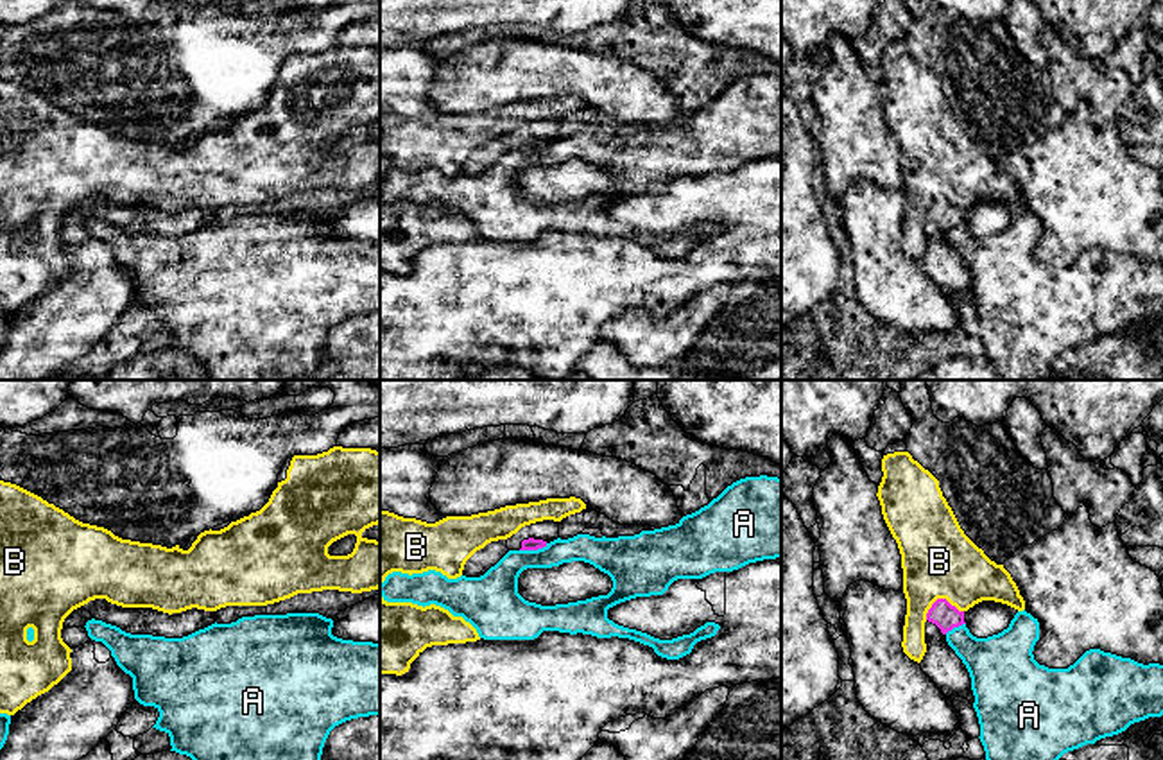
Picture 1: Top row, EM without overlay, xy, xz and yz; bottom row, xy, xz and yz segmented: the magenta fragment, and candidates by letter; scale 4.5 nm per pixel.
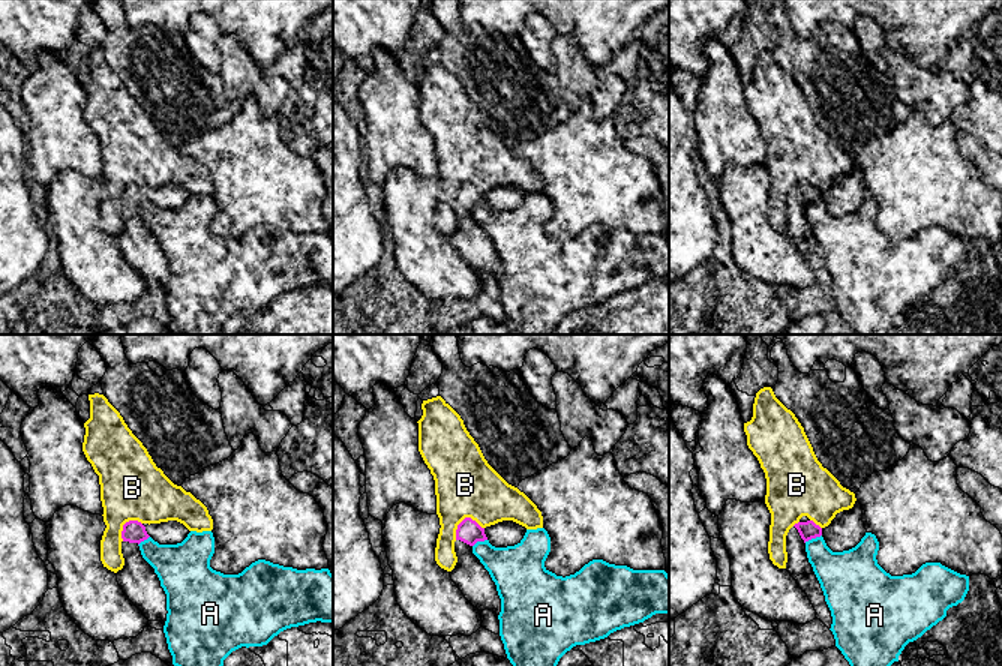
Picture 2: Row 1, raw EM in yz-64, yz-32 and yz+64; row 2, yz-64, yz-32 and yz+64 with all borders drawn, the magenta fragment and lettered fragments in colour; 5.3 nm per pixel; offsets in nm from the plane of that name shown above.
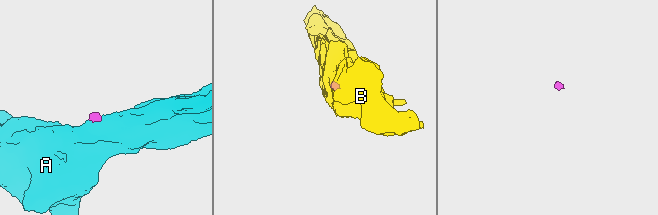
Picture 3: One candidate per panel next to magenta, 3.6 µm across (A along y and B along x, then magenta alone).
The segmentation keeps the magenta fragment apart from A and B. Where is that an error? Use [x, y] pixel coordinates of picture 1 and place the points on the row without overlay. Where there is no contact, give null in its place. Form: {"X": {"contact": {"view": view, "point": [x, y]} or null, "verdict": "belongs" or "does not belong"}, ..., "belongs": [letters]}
{"A": {"contact": {"view": "xz", "point": [533, 147]}, "verdict": "does not belong"}, "B": {"contact": {"view": "yz", "point": [939, 198]}, "verdict": "does not belong"}, "belongs": []}

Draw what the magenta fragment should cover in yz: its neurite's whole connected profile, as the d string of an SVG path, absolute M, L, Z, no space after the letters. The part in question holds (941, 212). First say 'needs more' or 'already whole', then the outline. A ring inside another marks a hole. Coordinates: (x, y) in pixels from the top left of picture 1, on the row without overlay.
needs more; M937 197L926 212L926 251L919 260L921 269L948 298L964 296L973 303L969 271L948 244L946 231L964 222L973 235L987 237L1007 228L1016 212L1018 208L995 199L982 199L968 210L959 210L946 197Z

